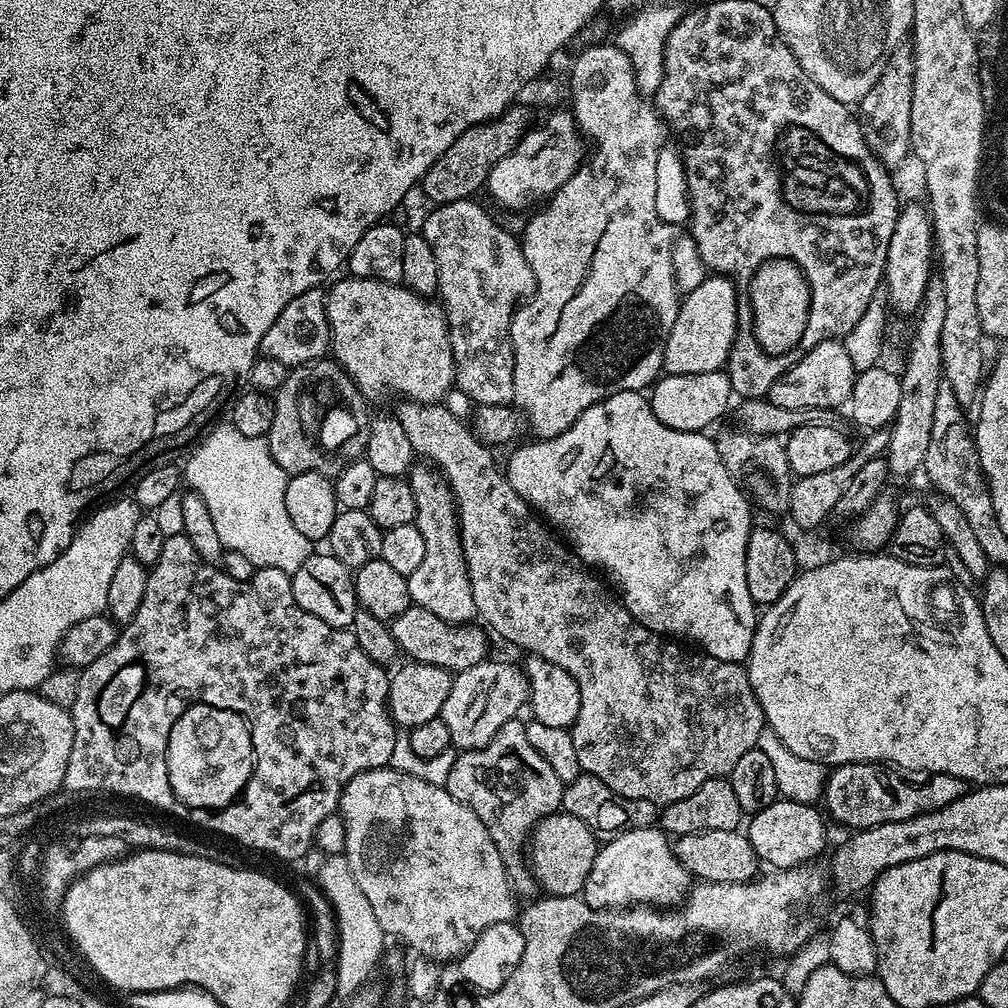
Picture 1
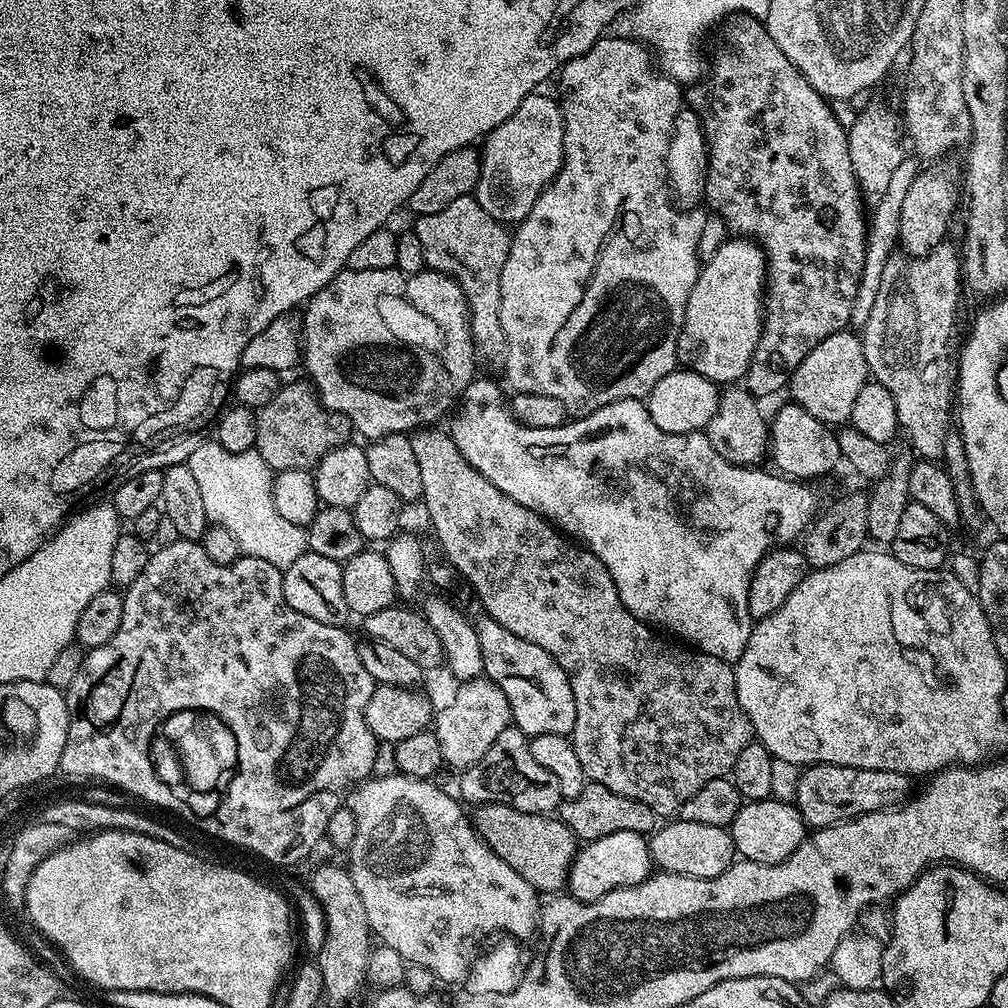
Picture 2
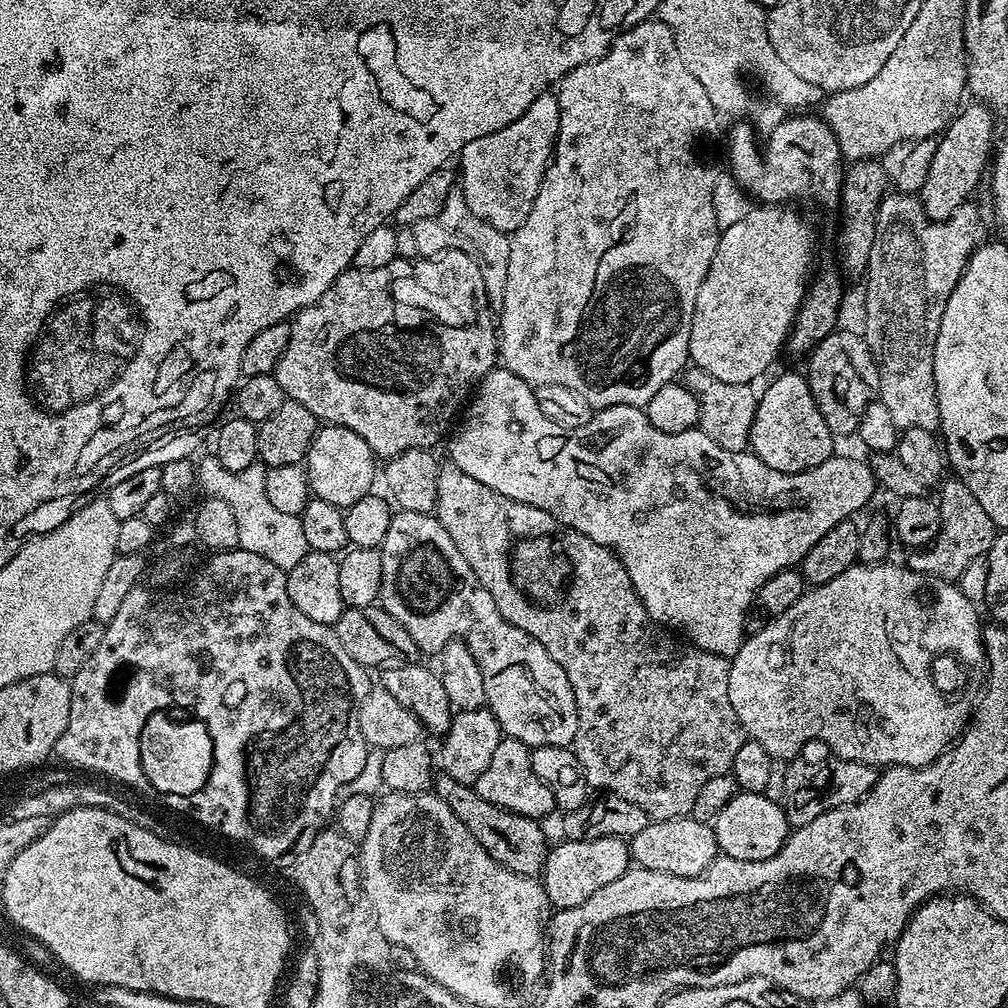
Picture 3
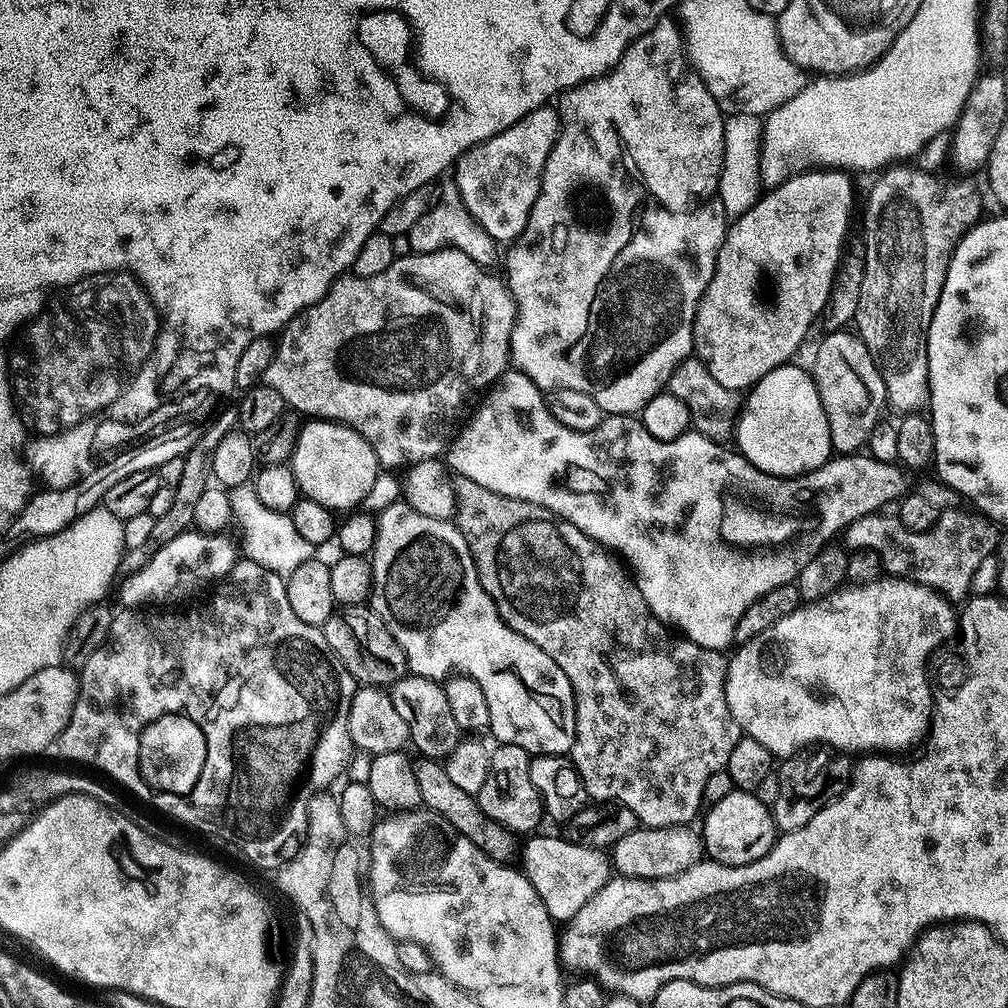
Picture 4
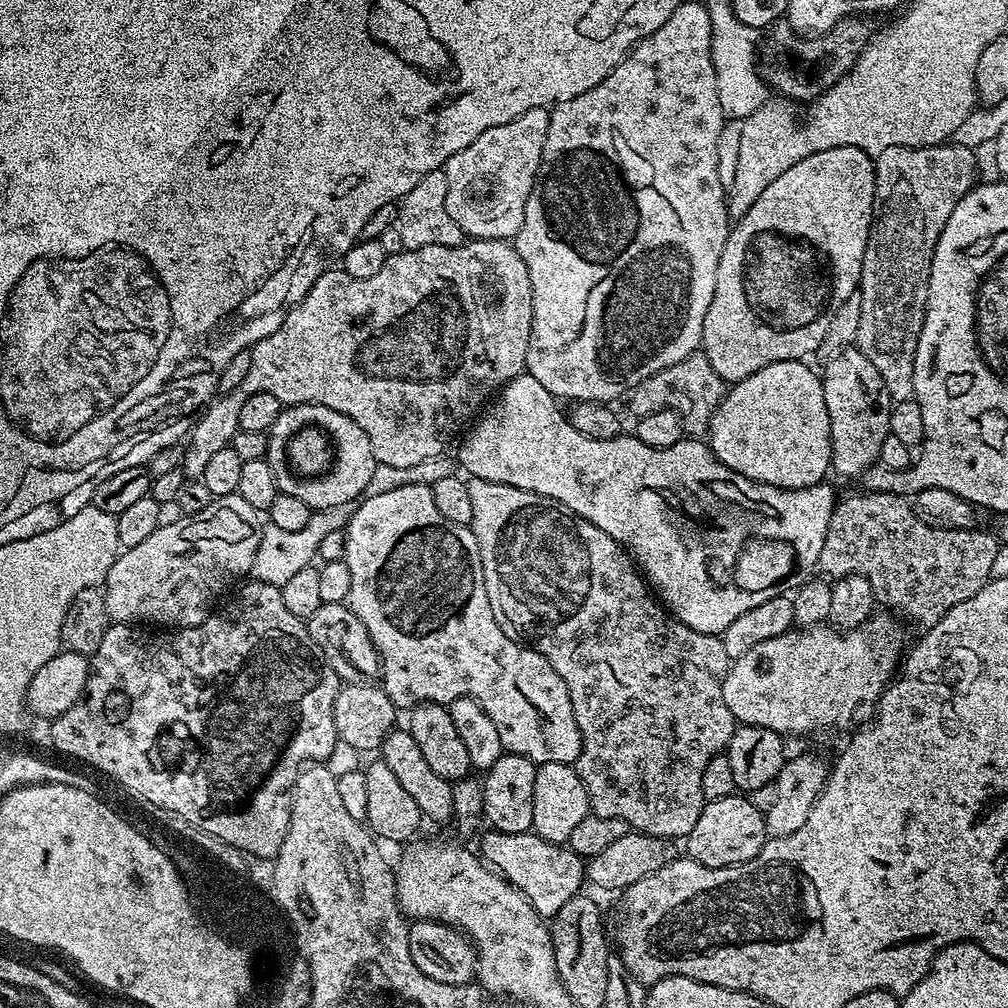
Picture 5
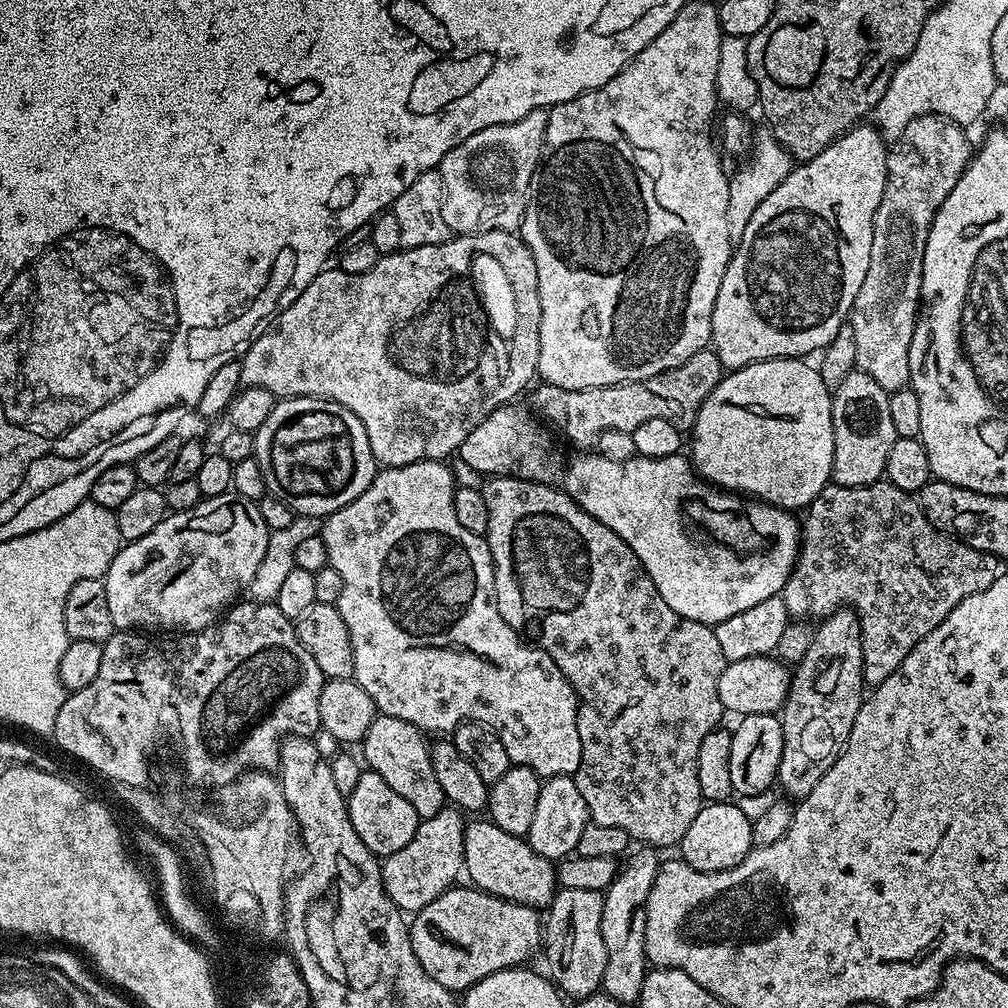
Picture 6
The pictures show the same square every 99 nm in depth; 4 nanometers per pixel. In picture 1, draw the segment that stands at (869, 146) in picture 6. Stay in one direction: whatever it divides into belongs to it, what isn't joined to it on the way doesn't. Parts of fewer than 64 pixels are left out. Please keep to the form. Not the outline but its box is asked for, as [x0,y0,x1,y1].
[663,274,738,376]

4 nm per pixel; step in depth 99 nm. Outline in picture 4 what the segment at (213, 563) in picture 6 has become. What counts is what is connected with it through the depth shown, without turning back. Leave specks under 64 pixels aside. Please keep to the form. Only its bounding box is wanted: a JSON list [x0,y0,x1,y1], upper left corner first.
[120,530,238,610]

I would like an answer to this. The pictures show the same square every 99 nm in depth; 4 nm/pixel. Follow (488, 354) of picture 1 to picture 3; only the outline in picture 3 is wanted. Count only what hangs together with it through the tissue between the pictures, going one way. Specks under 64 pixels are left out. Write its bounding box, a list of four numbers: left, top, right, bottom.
[411,191,510,301]

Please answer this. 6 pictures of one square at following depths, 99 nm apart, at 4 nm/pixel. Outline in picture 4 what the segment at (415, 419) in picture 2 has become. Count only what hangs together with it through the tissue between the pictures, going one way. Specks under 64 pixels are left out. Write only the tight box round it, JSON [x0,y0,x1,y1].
[270,248,516,470]

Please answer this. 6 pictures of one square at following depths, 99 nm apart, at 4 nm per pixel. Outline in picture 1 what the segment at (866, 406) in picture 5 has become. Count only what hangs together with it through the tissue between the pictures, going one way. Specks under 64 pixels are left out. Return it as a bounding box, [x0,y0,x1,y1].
[767,339,858,410]

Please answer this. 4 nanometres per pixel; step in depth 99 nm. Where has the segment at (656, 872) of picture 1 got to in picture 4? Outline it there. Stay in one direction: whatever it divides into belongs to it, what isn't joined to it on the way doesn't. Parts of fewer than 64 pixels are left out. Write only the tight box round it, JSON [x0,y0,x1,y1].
[518,834,614,922]

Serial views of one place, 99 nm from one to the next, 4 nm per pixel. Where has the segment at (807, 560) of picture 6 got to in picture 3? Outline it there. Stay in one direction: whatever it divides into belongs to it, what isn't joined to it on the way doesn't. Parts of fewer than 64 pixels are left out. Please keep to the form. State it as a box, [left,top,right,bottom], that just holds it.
[906,478,998,582]

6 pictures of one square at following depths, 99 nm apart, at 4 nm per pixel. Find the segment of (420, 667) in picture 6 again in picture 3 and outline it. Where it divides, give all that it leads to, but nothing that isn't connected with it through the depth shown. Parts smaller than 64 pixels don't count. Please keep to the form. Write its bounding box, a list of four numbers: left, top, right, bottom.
[378,511,578,750]

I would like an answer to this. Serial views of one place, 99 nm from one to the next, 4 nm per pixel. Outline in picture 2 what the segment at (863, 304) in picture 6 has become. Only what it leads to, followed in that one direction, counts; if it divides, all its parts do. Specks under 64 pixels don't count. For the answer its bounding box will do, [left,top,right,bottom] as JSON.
[862,242,962,461]

